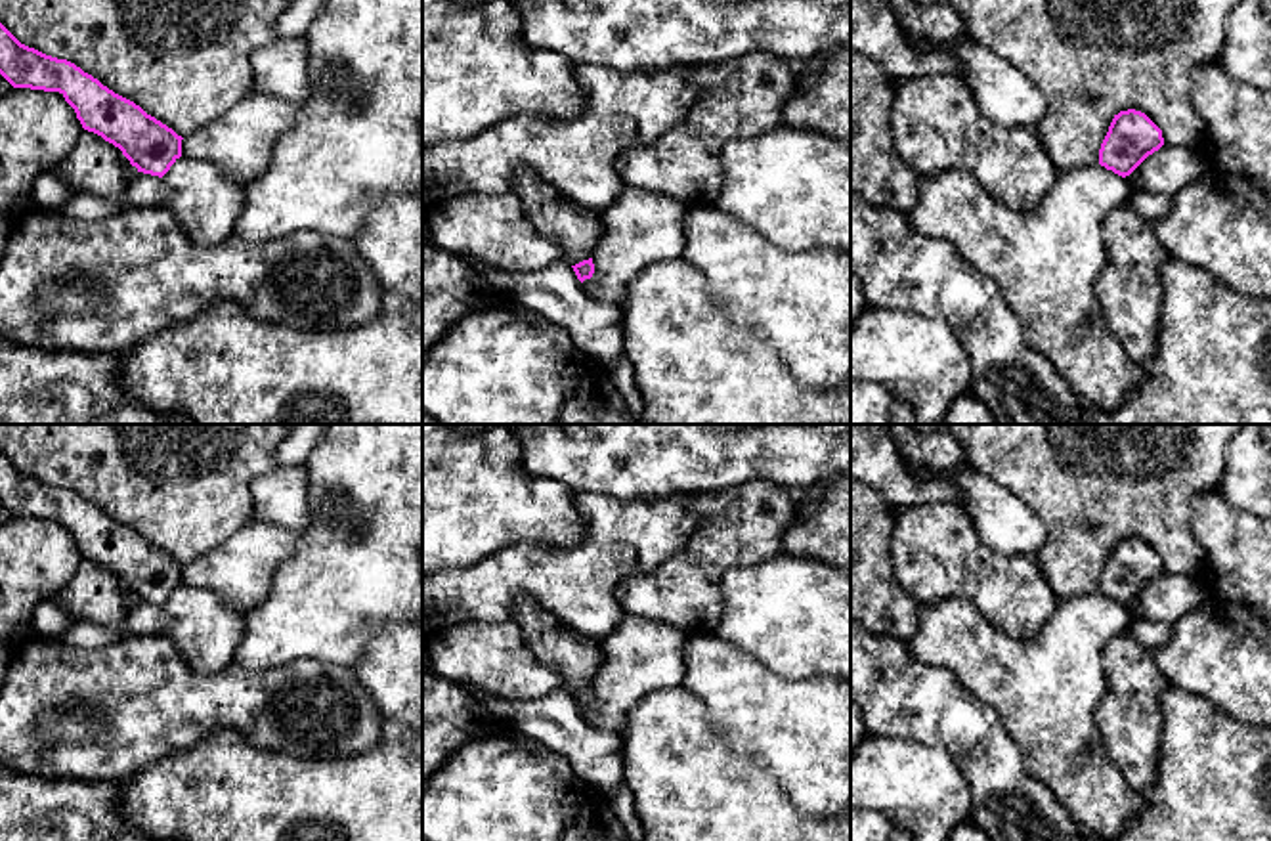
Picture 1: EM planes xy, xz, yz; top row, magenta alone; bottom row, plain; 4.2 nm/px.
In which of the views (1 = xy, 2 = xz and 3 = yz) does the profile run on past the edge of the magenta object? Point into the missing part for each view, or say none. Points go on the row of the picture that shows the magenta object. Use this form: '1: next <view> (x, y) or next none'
1: next none
2: next none
3: next none

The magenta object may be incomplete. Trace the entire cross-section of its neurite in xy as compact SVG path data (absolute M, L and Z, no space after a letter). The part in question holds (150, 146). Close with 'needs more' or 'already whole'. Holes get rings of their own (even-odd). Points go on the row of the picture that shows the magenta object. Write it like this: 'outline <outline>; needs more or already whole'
outline M0 23L0 75L13 88L59 92L82 128L122 151L138 172L162 178L182 157L182 136L67 59L21 44Z; already whole

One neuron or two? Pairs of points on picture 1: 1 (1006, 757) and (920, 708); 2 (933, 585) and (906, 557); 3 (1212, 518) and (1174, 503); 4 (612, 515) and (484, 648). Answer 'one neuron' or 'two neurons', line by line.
1: one neuron
2: one neuron
3: two neurons
4: two neurons

